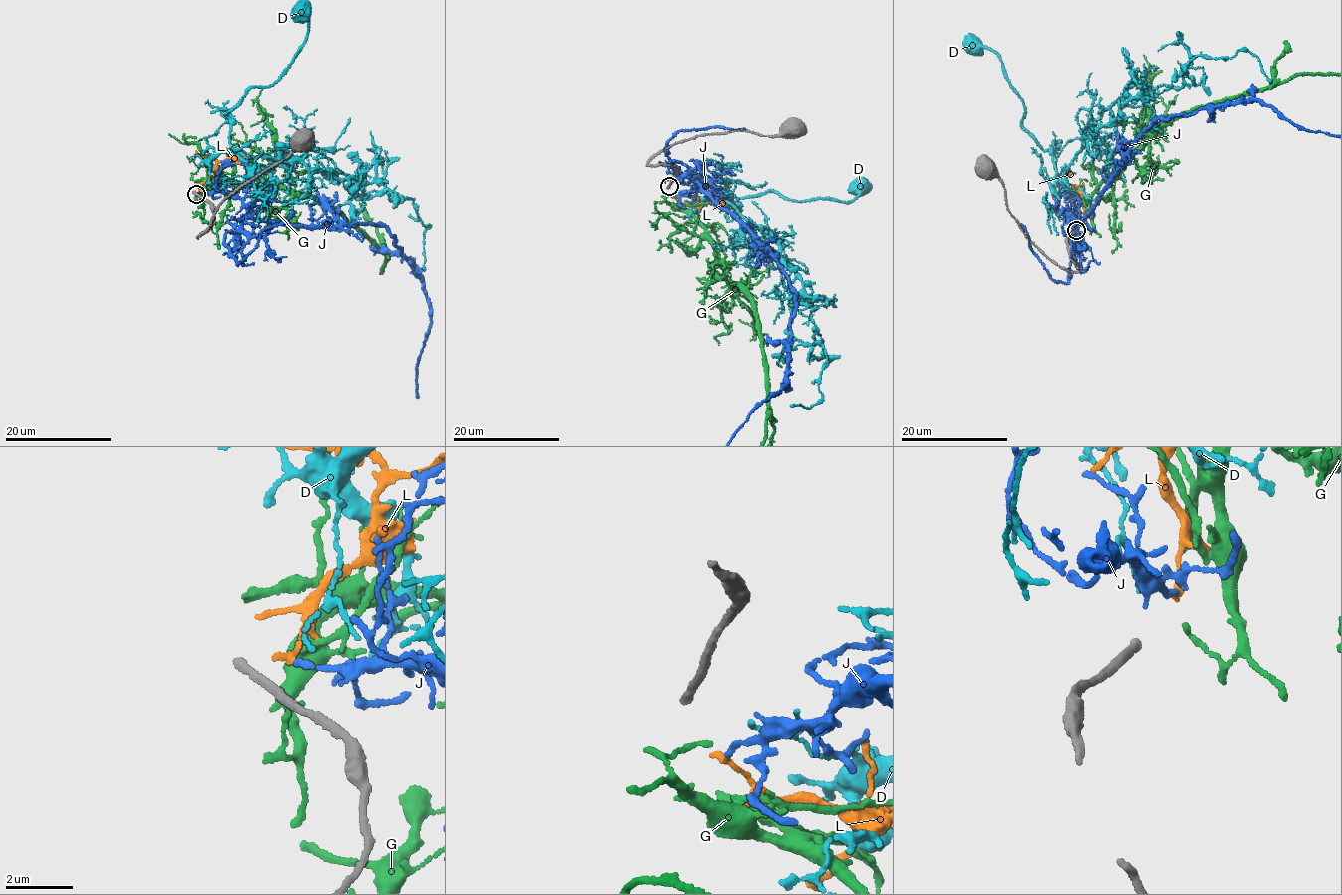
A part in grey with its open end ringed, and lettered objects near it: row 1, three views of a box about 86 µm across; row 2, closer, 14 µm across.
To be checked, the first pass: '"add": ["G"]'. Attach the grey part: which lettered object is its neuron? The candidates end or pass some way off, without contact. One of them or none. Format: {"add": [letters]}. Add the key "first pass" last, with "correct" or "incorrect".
{"add": ["G"], "first pass": "correct"}

